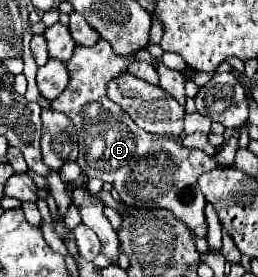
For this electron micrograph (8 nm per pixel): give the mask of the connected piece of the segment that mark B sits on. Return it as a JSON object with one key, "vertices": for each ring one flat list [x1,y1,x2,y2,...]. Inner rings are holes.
{"vertices":[[104,39,92,47,76,47,72,59,66,63,70,71,70,83,68,87,52,101,52,107,70,115,74,127,78,129,78,145,80,145,80,155,78,155,78,165,84,169,88,177,98,177,106,183,112,183,112,187,120,193,120,199,126,207,132,209,170,209,178,221,188,225,196,235,206,237,206,217,204,217,204,195,200,193,200,187,196,183,198,175,204,171,220,167,210,155,206,155,202,149,188,149,182,145,182,139,174,137,160,137,160,135,150,135,142,131,126,111,118,109,116,103,112,103,106,95,106,83,114,79,116,75,124,73,128,65,132,63,130,57,116,55]]}

